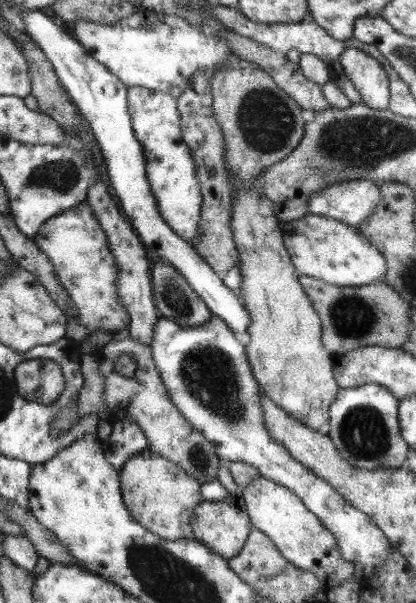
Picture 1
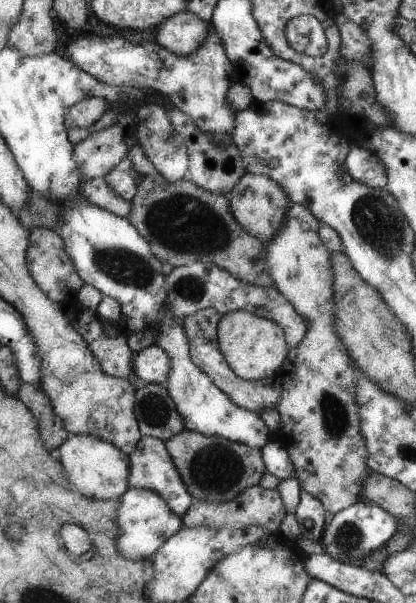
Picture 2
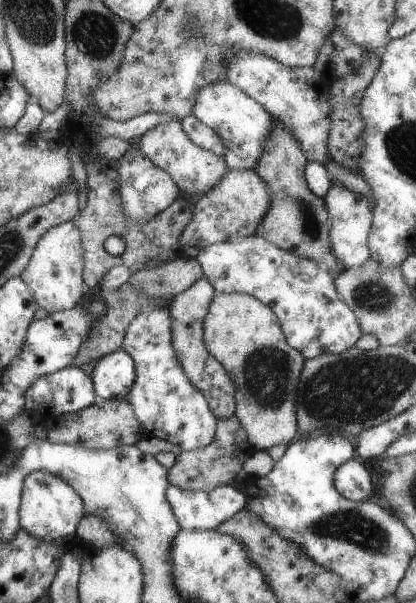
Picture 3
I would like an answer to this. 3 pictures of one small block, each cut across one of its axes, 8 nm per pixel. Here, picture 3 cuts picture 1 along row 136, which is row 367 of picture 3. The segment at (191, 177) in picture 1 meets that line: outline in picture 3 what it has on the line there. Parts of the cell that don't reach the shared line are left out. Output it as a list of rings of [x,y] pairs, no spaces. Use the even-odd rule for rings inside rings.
[[[155,307],[147,313],[137,313],[137,316],[127,325],[120,349],[133,360],[135,378],[125,400],[132,406],[134,415],[141,423],[146,436],[163,438],[179,446],[181,451],[190,451],[207,446],[213,440],[217,418],[210,411],[201,391],[197,390],[197,387],[193,386],[185,376],[172,347],[171,329],[168,307]]]

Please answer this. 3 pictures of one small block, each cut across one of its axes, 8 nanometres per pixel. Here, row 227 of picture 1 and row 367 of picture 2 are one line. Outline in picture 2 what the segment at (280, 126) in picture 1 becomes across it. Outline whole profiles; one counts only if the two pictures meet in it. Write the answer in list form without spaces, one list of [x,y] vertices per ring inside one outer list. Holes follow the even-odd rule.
[[[243,310],[230,311],[220,316],[216,327],[216,340],[225,363],[243,381],[271,377],[285,361],[288,352],[283,332],[275,322]]]

